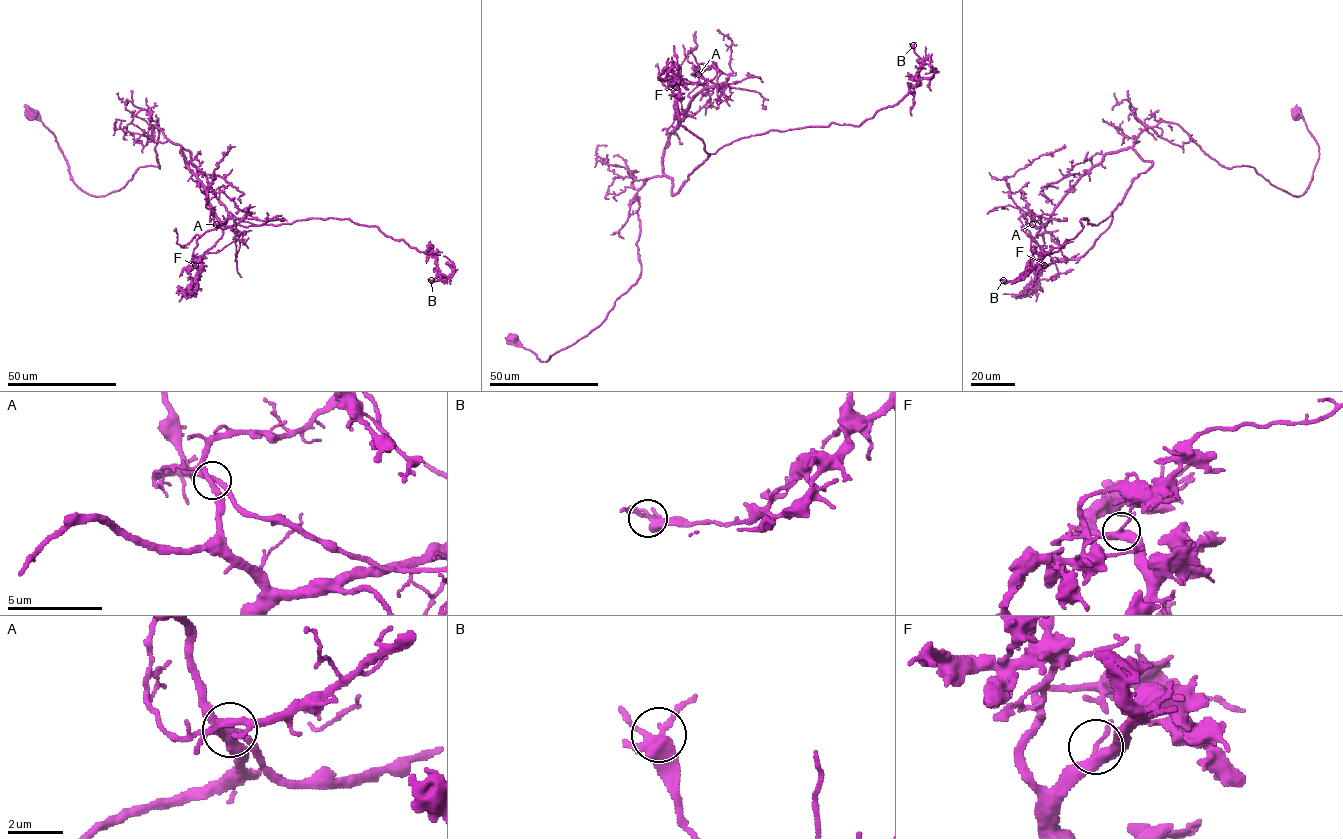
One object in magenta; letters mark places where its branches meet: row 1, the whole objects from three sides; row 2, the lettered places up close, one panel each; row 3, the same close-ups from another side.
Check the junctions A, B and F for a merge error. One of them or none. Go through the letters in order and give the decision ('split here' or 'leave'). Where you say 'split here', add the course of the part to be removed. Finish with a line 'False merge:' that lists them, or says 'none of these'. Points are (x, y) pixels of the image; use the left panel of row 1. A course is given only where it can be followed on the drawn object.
A: split here; foreign part runs (216, 224), (206, 203), (209, 185), (214, 178), (210, 177), (228, 149), (235, 146)
B: leave
F: leave
False merge: A

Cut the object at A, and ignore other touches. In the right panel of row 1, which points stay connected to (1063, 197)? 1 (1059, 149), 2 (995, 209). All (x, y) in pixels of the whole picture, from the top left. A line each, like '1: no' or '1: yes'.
1: no
2: yes

